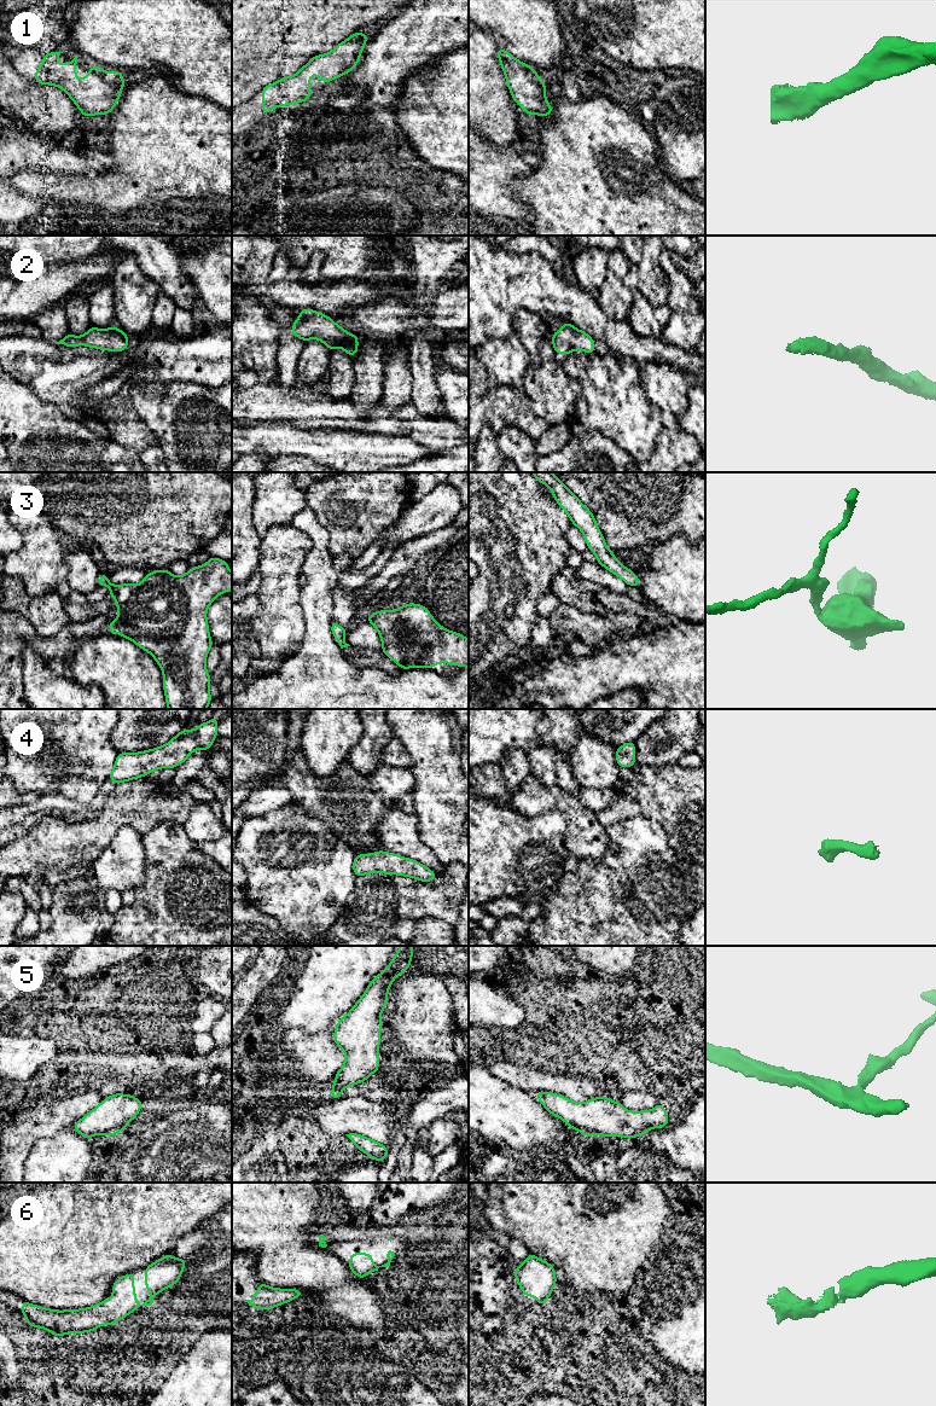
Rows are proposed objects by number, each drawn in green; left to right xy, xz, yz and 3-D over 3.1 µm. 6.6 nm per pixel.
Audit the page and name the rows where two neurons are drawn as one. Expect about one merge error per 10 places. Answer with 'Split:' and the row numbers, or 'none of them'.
Split: none of them

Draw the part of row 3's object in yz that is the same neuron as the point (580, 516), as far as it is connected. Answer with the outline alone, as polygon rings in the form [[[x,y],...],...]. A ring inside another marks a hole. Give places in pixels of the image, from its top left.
[[[531,472],[531,475],[551,489],[557,504],[568,513],[571,523],[582,531],[587,547],[595,554],[597,562],[622,579],[628,586],[639,587],[640,579],[635,573],[620,563],[614,552],[607,548],[605,539],[589,509],[552,472]]]

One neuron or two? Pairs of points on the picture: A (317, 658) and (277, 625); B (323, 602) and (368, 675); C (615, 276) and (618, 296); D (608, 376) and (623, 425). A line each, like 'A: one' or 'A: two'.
A: two
B: one
C: one
D: one

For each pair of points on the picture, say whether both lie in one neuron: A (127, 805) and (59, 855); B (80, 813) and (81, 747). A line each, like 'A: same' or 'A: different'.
A: same
B: different

